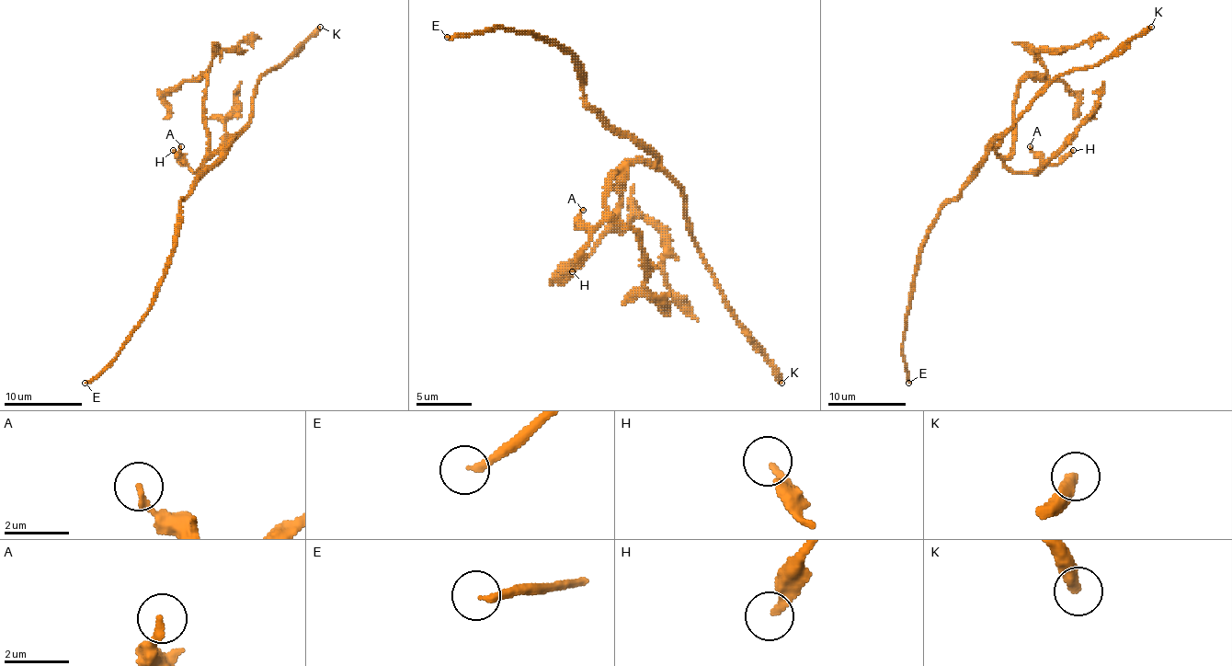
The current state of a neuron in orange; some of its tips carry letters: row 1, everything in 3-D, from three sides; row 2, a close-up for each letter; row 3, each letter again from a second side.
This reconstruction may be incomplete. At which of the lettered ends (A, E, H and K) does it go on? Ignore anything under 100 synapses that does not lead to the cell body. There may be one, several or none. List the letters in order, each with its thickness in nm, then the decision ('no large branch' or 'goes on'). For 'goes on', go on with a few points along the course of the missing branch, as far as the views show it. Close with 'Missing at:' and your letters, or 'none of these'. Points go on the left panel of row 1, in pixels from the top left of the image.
A: calibre 170 nm; no large branch
E: calibre 200 nm; no large branch
H: calibre 240 nm; no large branch
K: calibre 400 nm; goes on
Missing at: K

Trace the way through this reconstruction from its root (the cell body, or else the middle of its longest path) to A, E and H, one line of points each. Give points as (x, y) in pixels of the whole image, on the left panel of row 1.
A: (210, 167), (230, 146), (220, 148), (197, 173), (178, 154), (181, 146)
E: (210, 167), (181, 200), (181, 223), (175, 234), (171, 261), (152, 308), (124, 348), (85, 383)
H: (210, 167), (230, 146), (220, 148), (197, 173), (181, 162), (173, 150)

